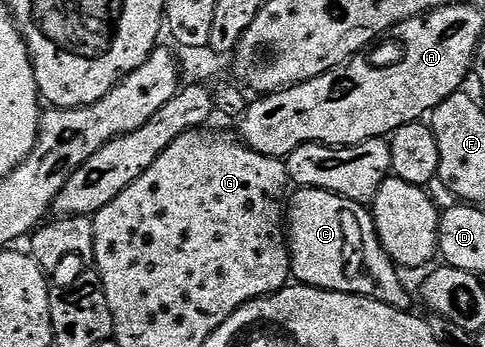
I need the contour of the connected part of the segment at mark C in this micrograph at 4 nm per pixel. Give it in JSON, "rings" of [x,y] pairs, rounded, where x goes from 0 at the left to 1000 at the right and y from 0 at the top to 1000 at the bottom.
{"rings":[[[616,542],[610,556],[588,599],[602,798],[637,830],[757,853],[812,888],[845,890],[847,853],[823,810],[825,775],[781,695],[771,620],[736,579],[660,542]]]}

